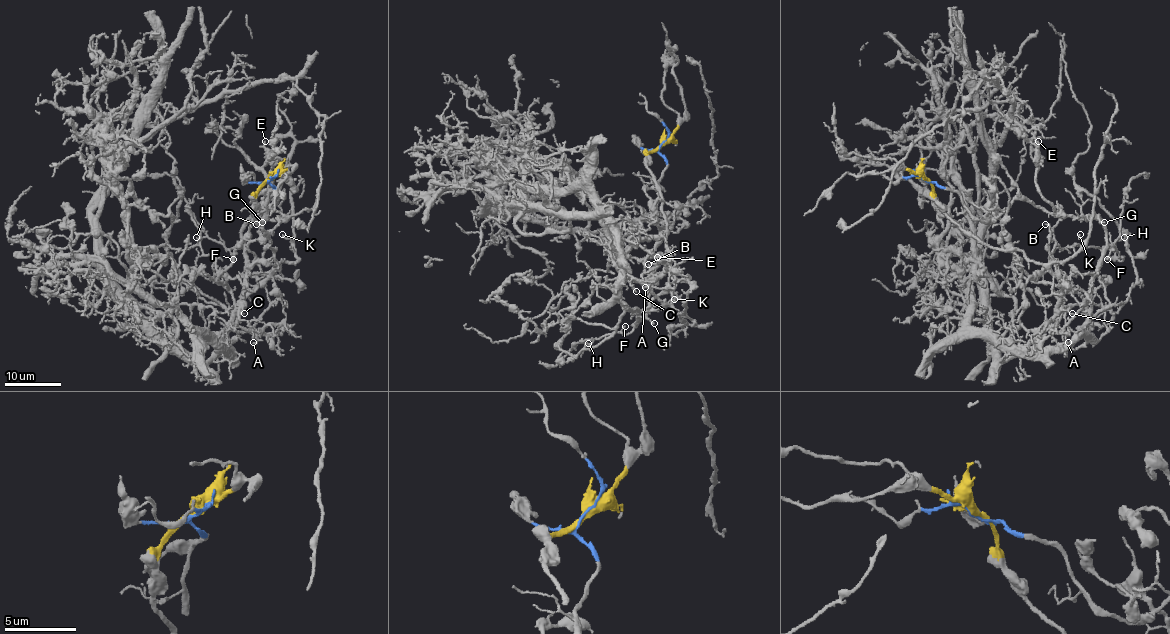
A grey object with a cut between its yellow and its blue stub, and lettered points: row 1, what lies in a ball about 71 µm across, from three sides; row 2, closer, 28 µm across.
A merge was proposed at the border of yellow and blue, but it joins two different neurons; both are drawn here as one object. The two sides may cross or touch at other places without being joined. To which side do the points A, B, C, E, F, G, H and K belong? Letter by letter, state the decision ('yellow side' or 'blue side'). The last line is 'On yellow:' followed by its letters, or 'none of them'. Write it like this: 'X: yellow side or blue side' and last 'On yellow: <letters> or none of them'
A: yellow side
B: yellow side
C: yellow side
E: blue side
F: blue side
G: blue side
H: blue side
K: yellow side
On yellow: A, B, C, K

